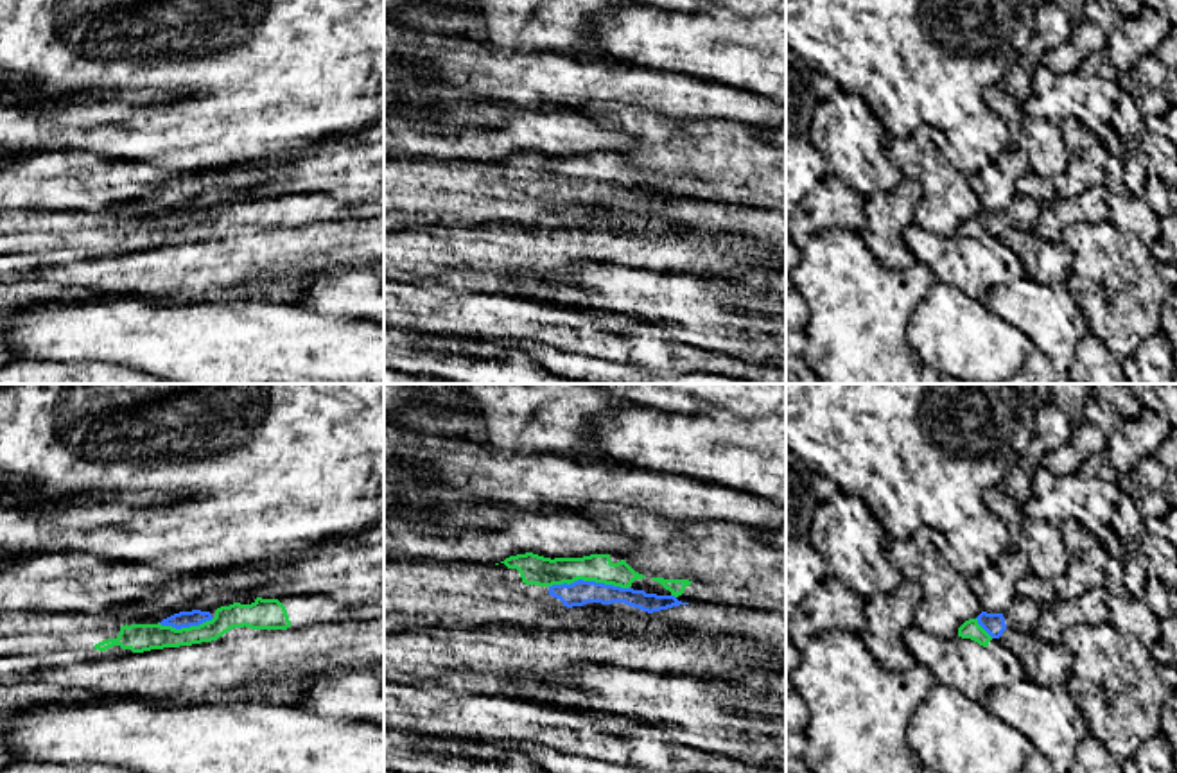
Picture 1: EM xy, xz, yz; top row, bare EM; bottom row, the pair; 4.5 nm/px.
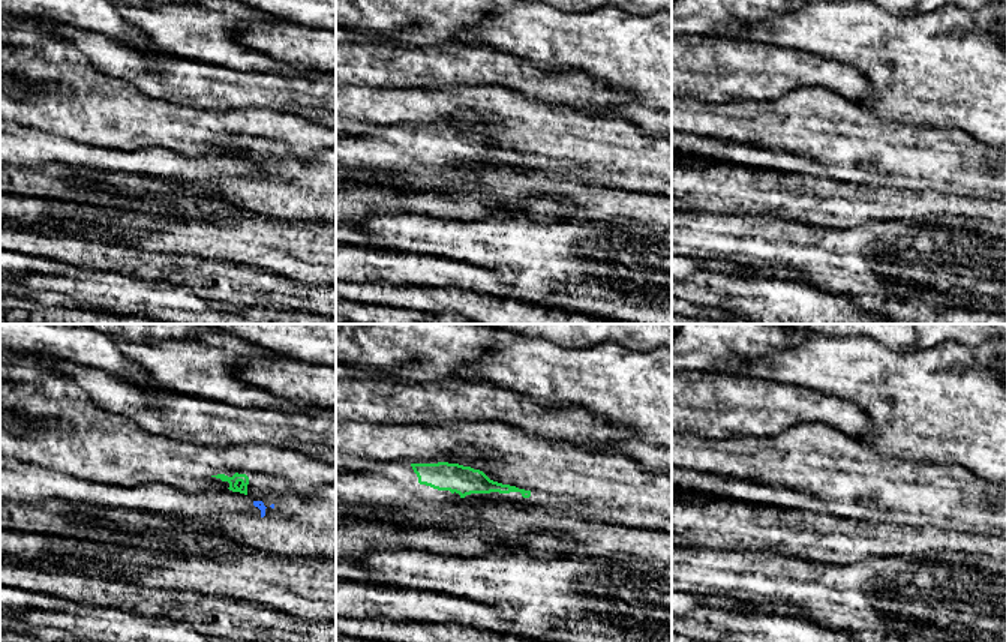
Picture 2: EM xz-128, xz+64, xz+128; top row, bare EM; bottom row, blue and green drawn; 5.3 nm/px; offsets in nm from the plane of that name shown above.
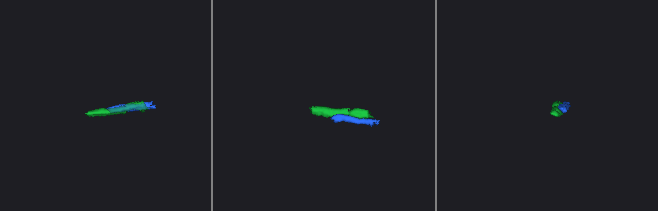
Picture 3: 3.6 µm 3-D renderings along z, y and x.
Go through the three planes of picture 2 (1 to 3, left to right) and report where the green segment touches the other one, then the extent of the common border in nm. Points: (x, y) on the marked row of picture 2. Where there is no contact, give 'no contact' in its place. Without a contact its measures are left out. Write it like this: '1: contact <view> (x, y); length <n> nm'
1: no contact
2: no contact
3: no contact

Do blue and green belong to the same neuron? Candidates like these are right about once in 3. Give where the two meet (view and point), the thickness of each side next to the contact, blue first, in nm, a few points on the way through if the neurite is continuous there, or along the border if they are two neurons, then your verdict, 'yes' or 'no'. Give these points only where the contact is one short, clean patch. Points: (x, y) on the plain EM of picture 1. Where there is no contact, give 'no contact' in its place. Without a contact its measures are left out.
xz (589, 180) | 120/130 nm | yes

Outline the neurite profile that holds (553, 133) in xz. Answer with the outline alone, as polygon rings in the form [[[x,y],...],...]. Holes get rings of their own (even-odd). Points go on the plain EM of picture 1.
[[[492,99],[474,102],[497,104],[510,111],[495,129],[441,133],[438,122],[411,120],[404,113],[384,115],[384,160],[484,160],[501,161],[510,154],[533,151],[544,156],[583,156],[590,152],[623,152],[633,140],[572,109],[536,111]]]

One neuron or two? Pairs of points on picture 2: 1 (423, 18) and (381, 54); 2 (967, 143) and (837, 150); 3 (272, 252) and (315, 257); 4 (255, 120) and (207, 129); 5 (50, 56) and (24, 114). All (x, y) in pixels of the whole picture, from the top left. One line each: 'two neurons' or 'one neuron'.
1: two neurons
2: one neuron
3: one neuron
4: one neuron
5: one neuron

